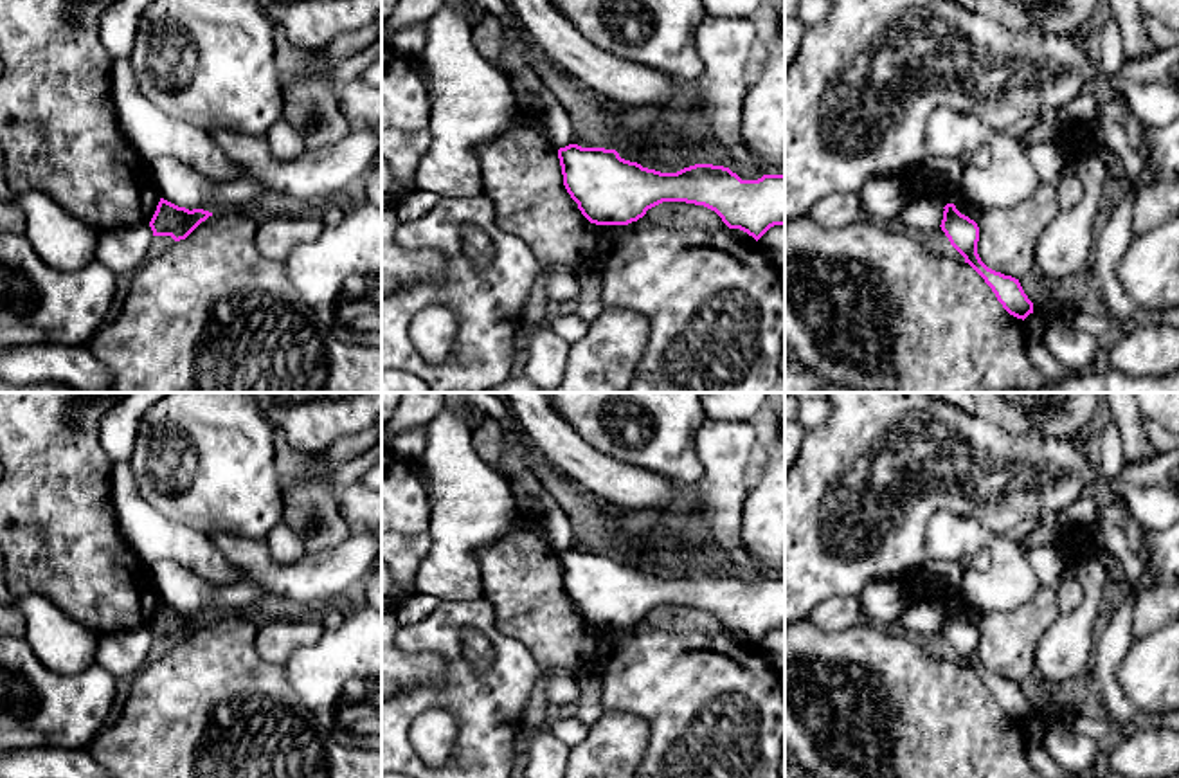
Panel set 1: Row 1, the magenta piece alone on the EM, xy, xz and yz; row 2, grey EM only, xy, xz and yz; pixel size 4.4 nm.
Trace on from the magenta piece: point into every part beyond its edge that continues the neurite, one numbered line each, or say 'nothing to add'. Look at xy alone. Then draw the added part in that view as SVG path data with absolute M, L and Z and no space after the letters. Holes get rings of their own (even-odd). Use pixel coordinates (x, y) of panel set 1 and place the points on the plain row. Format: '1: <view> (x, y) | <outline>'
nothing to add

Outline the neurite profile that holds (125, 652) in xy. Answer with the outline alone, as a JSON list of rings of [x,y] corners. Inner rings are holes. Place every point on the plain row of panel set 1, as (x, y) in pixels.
[[[149,627],[103,634],[97,643],[95,665],[117,679],[135,675],[146,665],[151,645]]]

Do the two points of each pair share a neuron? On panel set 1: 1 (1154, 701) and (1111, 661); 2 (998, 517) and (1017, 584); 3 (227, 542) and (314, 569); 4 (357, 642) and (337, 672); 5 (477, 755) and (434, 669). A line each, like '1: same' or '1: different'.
1: different
2: different
3: same
4: same
5: different

